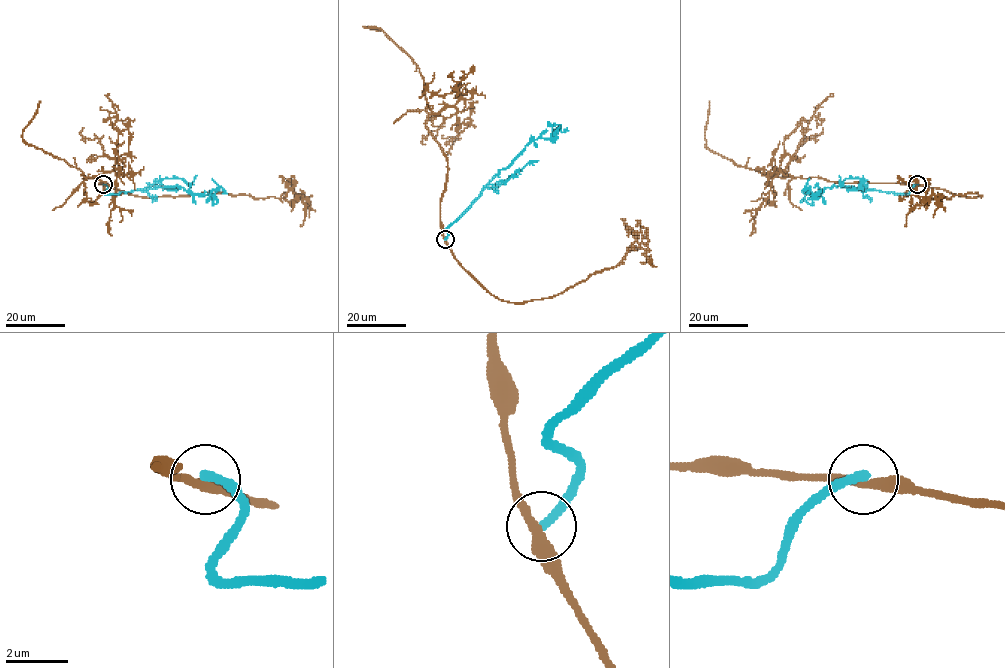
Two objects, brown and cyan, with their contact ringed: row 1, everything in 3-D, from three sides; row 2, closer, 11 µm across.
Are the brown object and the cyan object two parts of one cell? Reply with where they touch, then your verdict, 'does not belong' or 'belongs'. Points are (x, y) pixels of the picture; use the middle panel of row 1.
place (445, 239); does not belong

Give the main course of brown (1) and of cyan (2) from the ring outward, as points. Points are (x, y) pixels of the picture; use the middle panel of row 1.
1: (445, 238), (440, 197), (448, 160), (425, 124), (431, 110), (423, 78), (380, 29), (363, 26), (381, 31)
2: (445, 238), (448, 234), (447, 229), (525, 147), (536, 139), (549, 138), (558, 130), (567, 130), (563, 129)

